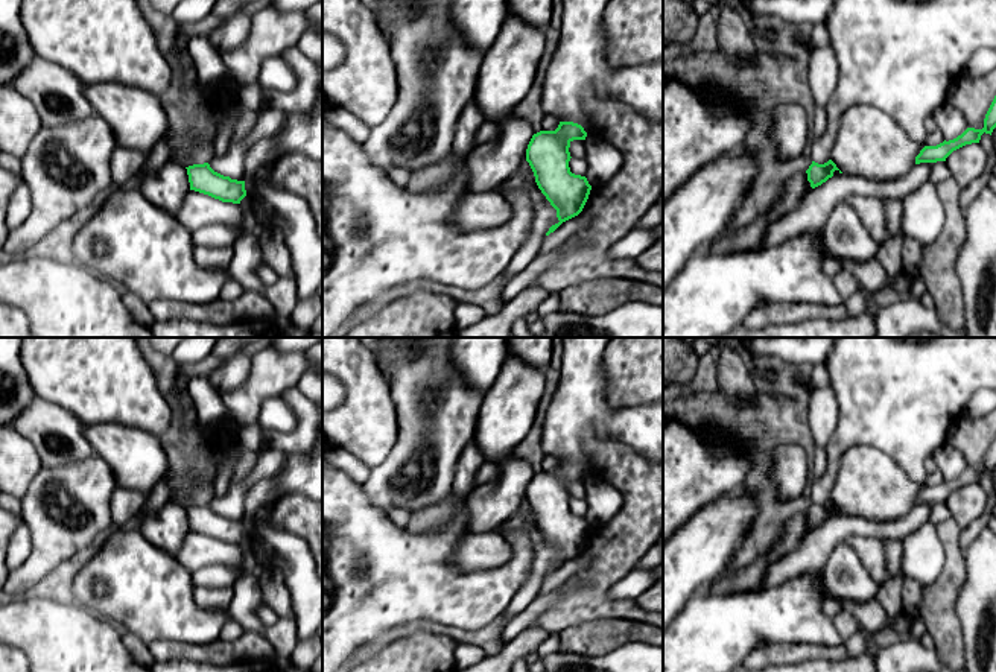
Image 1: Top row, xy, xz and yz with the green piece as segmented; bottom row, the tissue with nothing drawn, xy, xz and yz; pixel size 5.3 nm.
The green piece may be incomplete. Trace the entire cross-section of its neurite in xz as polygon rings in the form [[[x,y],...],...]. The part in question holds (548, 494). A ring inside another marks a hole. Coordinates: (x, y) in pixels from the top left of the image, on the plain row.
[[[560,462],[555,471],[540,471],[532,476],[526,502],[535,523],[550,546],[557,550],[558,564],[552,566],[546,576],[554,573],[563,563],[578,556],[592,531],[585,517],[570,512],[570,483],[585,480],[584,468],[573,462]]]

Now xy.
[[[208,503],[186,508],[190,531],[208,535],[222,543],[240,544],[246,537],[245,521],[231,520],[214,512]]]

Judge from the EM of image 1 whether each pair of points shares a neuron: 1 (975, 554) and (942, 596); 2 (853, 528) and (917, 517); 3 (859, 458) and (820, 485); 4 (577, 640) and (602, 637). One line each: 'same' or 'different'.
1: different
2: same
3: different
4: same

